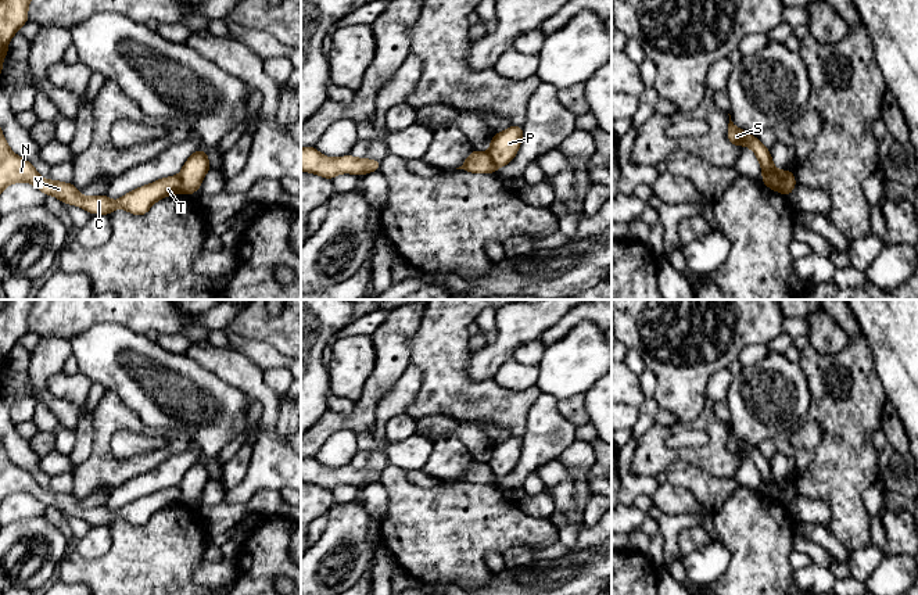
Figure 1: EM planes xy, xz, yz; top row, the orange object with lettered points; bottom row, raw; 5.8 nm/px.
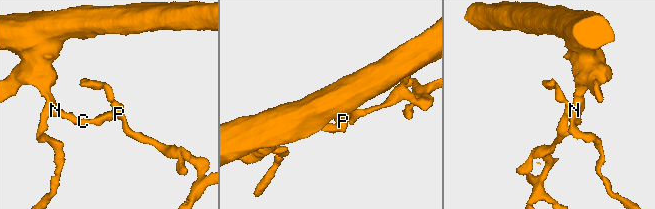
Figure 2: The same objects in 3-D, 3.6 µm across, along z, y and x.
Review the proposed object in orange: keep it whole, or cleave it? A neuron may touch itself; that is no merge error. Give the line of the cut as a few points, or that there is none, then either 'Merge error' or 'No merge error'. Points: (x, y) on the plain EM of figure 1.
Split along yz (791, 481), (784, 488), (780, 501). Merge error

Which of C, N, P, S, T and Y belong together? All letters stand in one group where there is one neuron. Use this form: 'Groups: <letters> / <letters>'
Groups: C N T Y / P S

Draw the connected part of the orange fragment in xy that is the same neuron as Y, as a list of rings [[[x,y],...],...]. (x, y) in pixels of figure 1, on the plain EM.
[[[0,438],[0,503],[17,492],[28,492],[46,506],[54,506],[65,515],[86,520],[89,524],[103,526],[110,526],[114,520],[121,519],[143,527],[158,510],[182,503],[180,488],[168,487],[135,499],[116,512],[110,510],[105,505],[83,508],[73,494],[44,491],[29,472],[11,462]]]

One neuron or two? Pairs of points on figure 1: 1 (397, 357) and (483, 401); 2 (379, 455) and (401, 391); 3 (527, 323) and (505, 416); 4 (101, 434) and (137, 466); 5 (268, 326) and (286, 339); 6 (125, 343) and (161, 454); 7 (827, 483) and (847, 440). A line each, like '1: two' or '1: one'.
1: two
2: one
3: two
4: one
5: one
6: two
7: one

